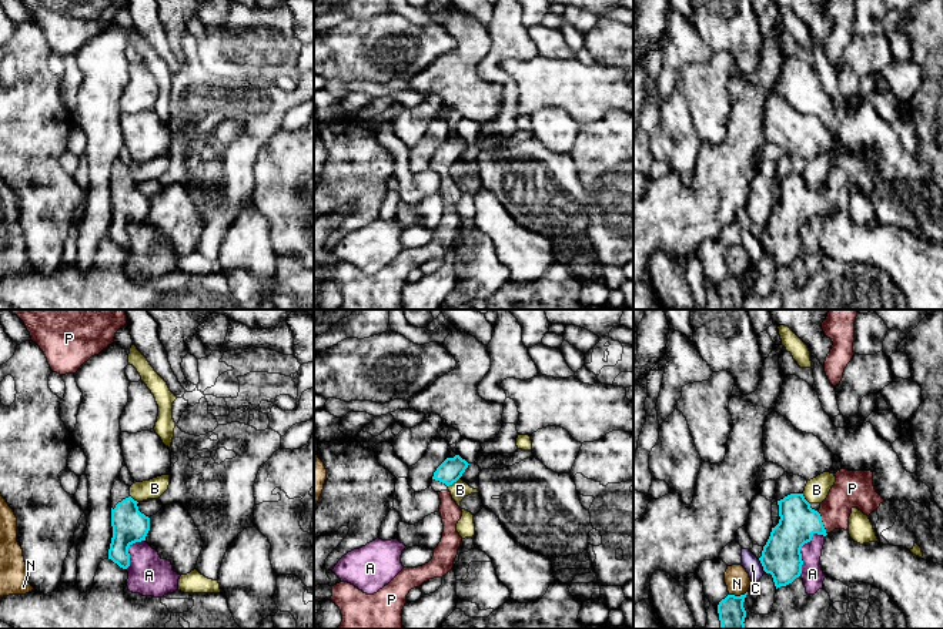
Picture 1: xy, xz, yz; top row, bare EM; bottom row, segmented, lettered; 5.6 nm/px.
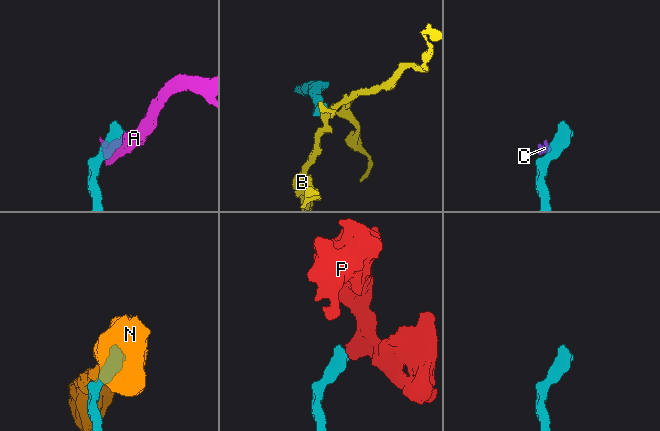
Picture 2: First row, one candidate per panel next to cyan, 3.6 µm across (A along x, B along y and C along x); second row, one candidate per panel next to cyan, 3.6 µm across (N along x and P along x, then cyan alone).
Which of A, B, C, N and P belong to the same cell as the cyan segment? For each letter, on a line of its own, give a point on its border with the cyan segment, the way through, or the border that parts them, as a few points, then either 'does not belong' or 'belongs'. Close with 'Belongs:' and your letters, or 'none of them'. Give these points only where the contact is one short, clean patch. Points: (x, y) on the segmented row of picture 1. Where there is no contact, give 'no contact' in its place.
A: meets cyan in yz at (801, 548); border along yz (825, 535), (815, 534), (802, 546), (802, 572), (799, 575); does not belong
B: meets cyan in xz at (454, 481); border along xz (460, 477), (448, 487); does not belong
C: meets cyan in yz at (762, 565); border along yz (758, 559), (765, 571); does not belong
N: meets cyan in yz at (738, 596); border along yz (746, 591), (739, 595), (729, 595); does not belong
P: meets cyan in yz at (822, 522); runs through yz (798, 522), (822, 522), (852, 489); belongs
Belongs: P

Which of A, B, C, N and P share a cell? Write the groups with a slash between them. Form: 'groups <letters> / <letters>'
groups A / B / C / N / P

